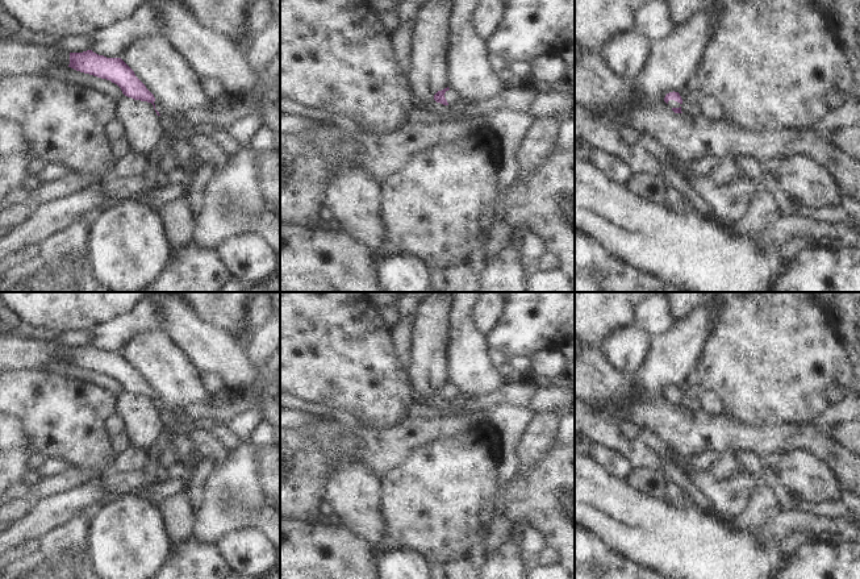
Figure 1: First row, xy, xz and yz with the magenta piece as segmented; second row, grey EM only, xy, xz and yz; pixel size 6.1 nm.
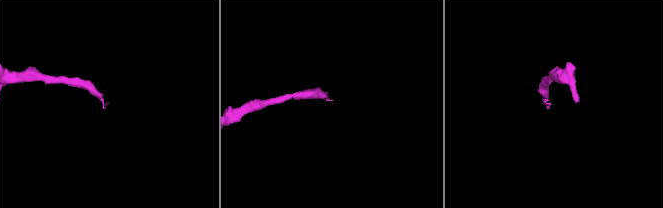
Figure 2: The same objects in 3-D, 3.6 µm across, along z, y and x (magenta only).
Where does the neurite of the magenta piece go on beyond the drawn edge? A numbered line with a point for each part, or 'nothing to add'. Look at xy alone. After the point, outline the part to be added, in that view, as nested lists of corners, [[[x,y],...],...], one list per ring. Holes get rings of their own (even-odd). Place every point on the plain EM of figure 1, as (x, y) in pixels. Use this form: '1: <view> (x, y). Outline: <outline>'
1: xy (174, 434). Outline: [[[155,395],[154,399],[155,404],[160,409],[160,416],[164,424],[163,446],[171,445],[175,451],[176,461],[183,465],[188,465],[195,470],[200,455],[195,454],[193,442],[188,438],[176,417],[166,409],[159,396]]]

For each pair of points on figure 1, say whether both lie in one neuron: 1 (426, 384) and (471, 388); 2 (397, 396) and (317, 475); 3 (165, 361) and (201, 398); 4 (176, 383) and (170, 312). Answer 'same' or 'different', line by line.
1: different
2: different
3: same
4: different

